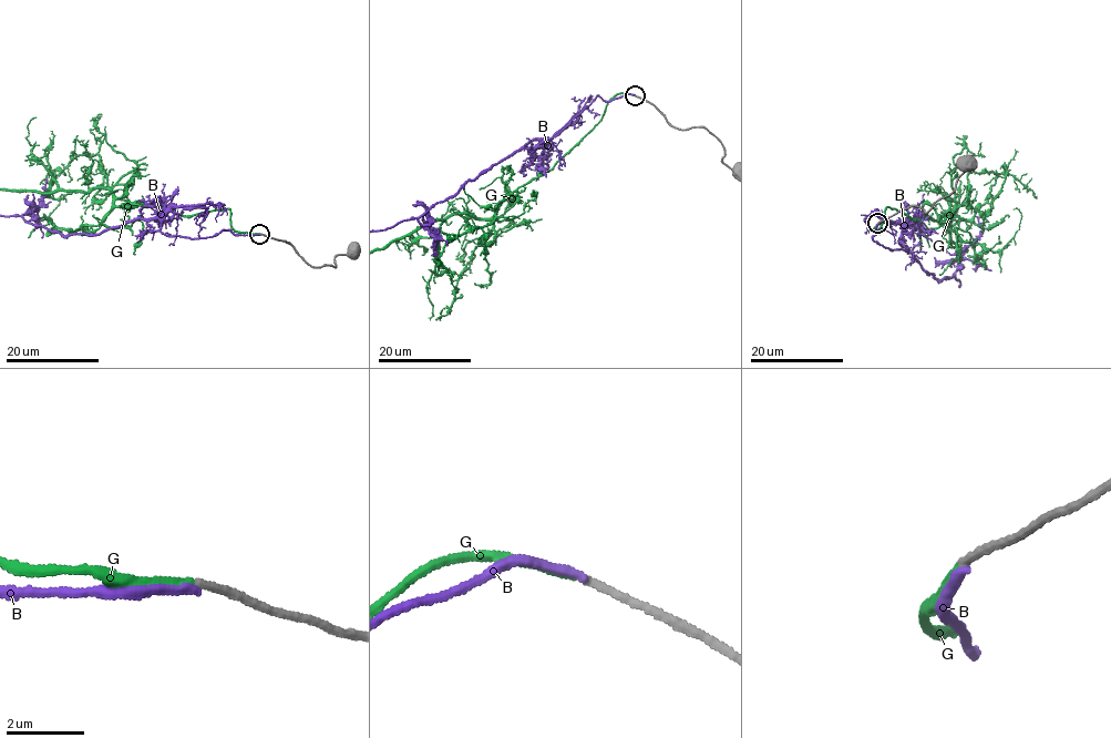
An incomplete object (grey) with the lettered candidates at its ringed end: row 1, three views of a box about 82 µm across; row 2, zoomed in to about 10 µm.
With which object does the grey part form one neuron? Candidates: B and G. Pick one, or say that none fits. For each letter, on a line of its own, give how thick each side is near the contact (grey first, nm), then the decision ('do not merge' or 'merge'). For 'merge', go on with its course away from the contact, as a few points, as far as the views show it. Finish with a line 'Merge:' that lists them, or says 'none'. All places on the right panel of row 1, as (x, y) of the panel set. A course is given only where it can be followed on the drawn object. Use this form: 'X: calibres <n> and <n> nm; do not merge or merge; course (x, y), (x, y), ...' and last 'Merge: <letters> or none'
B: calibres 200 and 220 nm; do not merge
G: calibres 190 and 200 nm; merge
Merge: G

